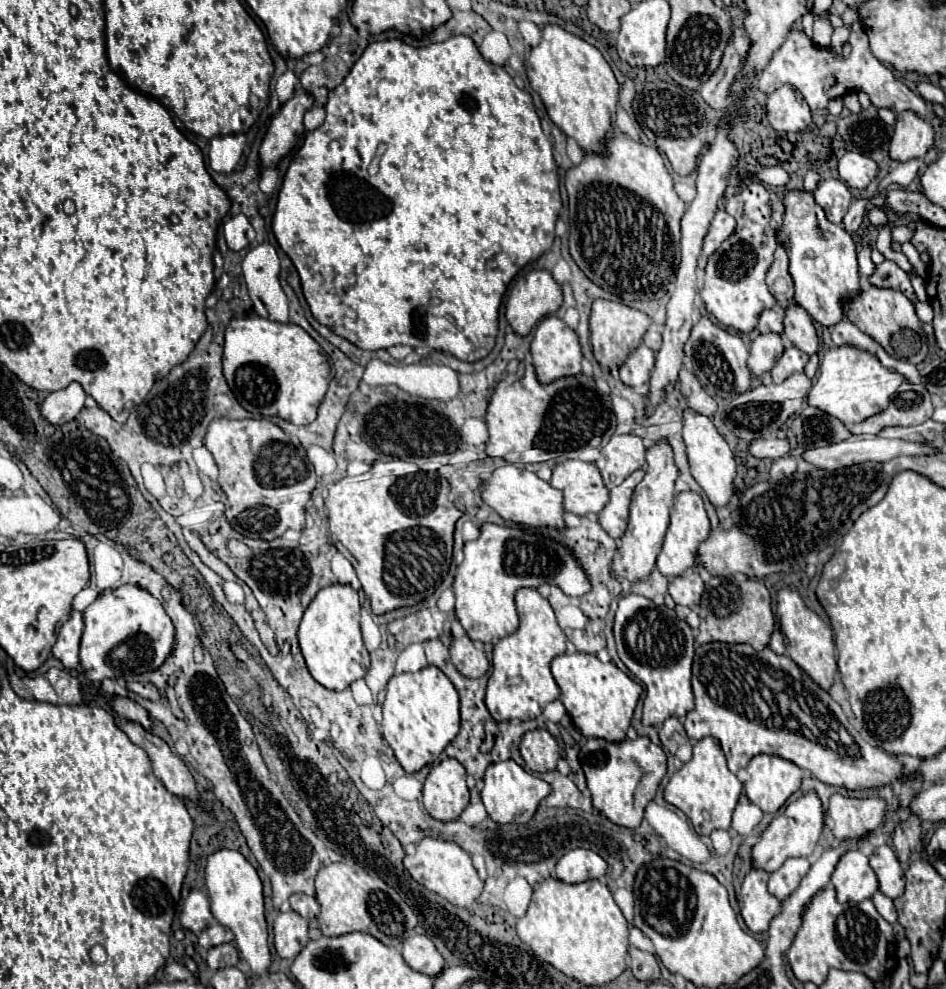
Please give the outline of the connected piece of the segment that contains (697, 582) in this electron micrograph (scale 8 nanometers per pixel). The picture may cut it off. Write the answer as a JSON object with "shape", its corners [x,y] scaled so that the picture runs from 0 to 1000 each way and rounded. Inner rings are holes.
{"shape":[[[737,578],[726,582],[716,582],[707,590],[707,601],[714,607],[714,611],[726,613],[726,615],[739,613],[743,597],[745,597],[745,590]]]}

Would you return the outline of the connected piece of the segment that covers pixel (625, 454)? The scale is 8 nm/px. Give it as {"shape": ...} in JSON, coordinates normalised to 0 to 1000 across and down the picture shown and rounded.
{"shape":[[[646,441],[642,451],[635,455],[635,463],[631,465],[631,473],[637,481],[640,491],[652,491],[665,479],[675,475],[682,469],[682,457],[684,455],[675,441]]]}

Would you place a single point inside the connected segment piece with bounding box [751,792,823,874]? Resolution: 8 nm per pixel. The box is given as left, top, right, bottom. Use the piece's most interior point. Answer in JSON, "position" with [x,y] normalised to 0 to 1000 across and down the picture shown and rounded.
{"position":[841,841]}

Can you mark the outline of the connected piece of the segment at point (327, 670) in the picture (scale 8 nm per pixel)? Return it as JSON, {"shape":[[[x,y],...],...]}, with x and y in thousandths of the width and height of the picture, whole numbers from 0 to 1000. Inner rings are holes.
{"shape":[[[352,590],[331,605],[316,631],[314,645],[329,684],[348,698],[365,698],[390,677],[390,659],[379,637],[379,601],[371,593]]]}

